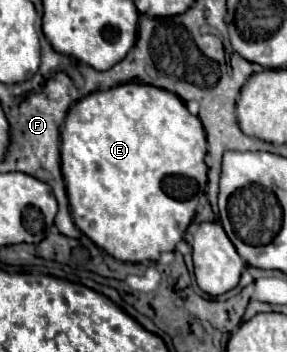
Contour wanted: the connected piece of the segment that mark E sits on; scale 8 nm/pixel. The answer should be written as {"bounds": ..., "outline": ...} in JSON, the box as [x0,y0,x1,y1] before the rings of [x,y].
{"bounds":[61,83,207,261],"outline":[[[121,83],[115,85],[107,91],[97,91],[97,93],[89,93],[87,97],[79,99],[67,113],[65,125],[61,129],[61,173],[65,179],[65,187],[67,187],[67,197],[69,197],[69,207],[71,207],[71,215],[75,225],[101,249],[105,249],[109,255],[113,255],[119,261],[157,261],[161,253],[165,251],[173,251],[175,245],[183,239],[183,233],[187,229],[187,225],[191,223],[197,203],[199,203],[199,195],[205,191],[207,187],[207,163],[205,163],[205,153],[207,153],[207,139],[205,139],[205,131],[203,125],[199,121],[199,117],[191,115],[185,107],[185,103],[169,91],[163,91],[159,87],[151,87],[145,83]]]}

